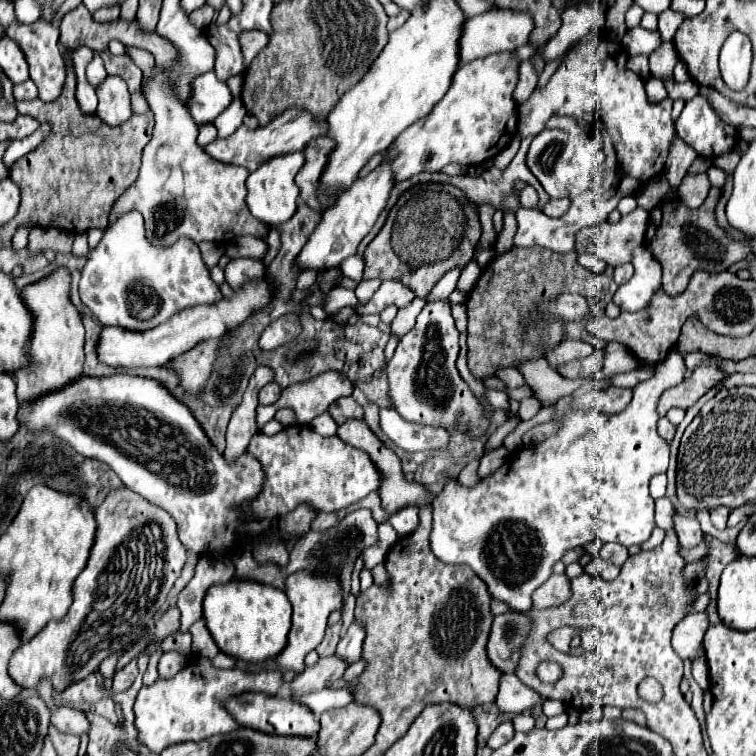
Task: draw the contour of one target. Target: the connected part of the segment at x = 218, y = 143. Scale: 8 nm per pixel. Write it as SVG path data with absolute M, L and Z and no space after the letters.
M287 109L285 113L281 113L275 121L271 121L265 127L257 127L251 131L245 125L241 125L233 135L229 135L225 139L217 137L215 141L211 141L205 147L205 151L221 163L233 163L233 165L241 165L249 171L255 171L259 165L267 163L273 157L301 151L307 145L307 141L321 137L325 133L327 133L327 121L315 121L307 111L301 111L301 109Z

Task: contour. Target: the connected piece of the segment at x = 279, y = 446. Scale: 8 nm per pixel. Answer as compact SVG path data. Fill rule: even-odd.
M289 425L275 435L255 433L247 451L261 463L265 481L261 493L253 501L245 501L239 509L247 517L279 519L295 507L307 503L319 513L343 509L361 501L379 487L379 471L365 451L355 449L339 439L339 435L323 437L309 425Z

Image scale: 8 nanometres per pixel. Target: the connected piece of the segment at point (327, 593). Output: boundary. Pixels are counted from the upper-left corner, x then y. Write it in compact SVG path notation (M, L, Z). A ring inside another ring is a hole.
M293 573L287 577L287 597L291 589L291 605L293 605L293 625L287 639L285 649L275 657L275 663L281 669L301 673L305 669L305 655L313 651L325 633L327 617L331 611L341 609L341 583L335 585L335 581L319 581L319 577L311 577L311 573Z

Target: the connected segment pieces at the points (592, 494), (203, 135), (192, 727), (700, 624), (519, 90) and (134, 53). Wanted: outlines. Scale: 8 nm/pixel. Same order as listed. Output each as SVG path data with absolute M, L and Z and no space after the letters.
M673 345L665 359L655 365L655 375L633 389L629 409L623 409L617 415L605 415L595 409L575 411L571 409L571 397L561 397L557 401L555 419L561 419L563 415L563 427L555 437L517 449L507 457L513 461L505 461L493 475L481 479L475 487L463 487L455 481L445 485L433 503L433 553L445 563L469 565L487 583L491 597L509 603L515 611L529 611L533 591L549 579L553 563L559 561L567 549L595 539L603 543L621 543L625 547L645 543L655 527L649 481L653 475L665 473L669 463L669 445L657 433L659 415L655 405L665 389L683 381L685 371L687 367L679 353L679 345Z
M207 123L207 125L199 125L199 137L197 137L197 143L201 147L205 147L211 139L217 137L217 129L213 123Z
M191 655L187 665L171 679L157 679L153 685L143 685L141 691L137 693L137 701L135 701L135 727L139 731L139 743L145 745L151 753L159 755L165 747L171 747L175 743L183 743L183 741L203 741L211 735L219 735L219 733L231 733L241 729L243 725L239 725L235 721L235 717L227 711L225 703L227 699L239 695L239 693L265 693L265 695L275 695L277 689L285 683L283 673L281 671L271 671L271 669L261 669L257 673L251 671L243 671L243 669L219 669L213 665L211 659L203 657L203 655Z
M705 613L685 615L673 629L673 649L681 659L697 657L697 649L703 641L703 635L709 627L709 619Z
M521 61L517 71L519 71L519 81L517 81L513 97L515 97L517 103L523 103L523 101L529 99L529 95L537 87L537 73L535 73L531 61Z
M127 47L125 53L135 61L135 65L137 65L139 69L143 69L145 75L151 75L151 71L155 69L155 61L153 61L151 53L147 53L147 51L139 49L139 47Z

